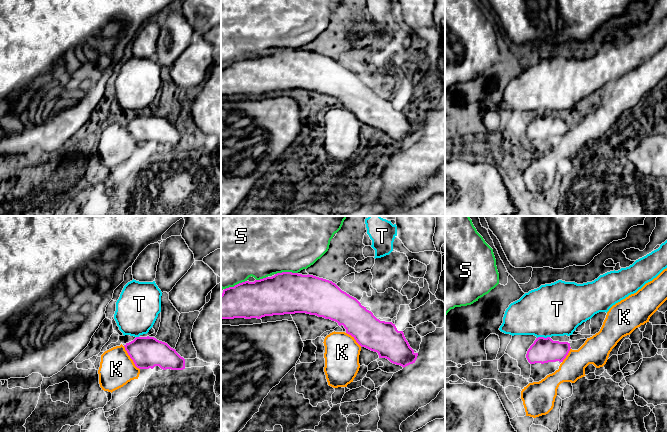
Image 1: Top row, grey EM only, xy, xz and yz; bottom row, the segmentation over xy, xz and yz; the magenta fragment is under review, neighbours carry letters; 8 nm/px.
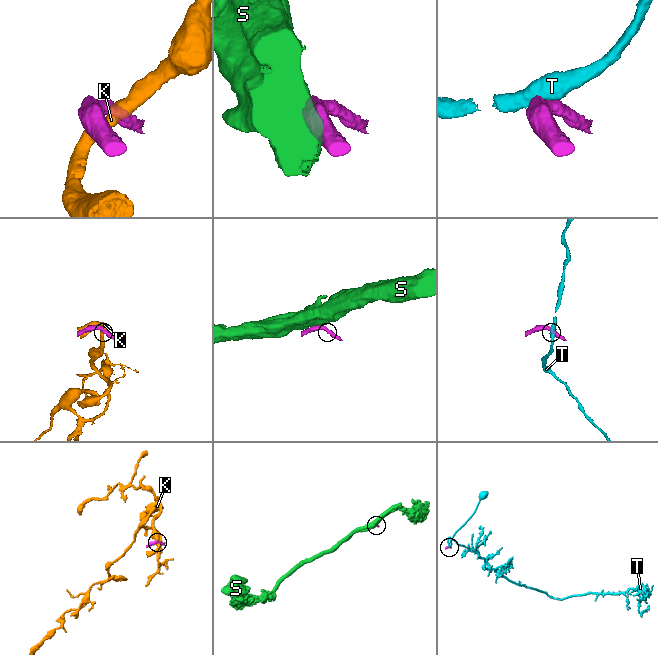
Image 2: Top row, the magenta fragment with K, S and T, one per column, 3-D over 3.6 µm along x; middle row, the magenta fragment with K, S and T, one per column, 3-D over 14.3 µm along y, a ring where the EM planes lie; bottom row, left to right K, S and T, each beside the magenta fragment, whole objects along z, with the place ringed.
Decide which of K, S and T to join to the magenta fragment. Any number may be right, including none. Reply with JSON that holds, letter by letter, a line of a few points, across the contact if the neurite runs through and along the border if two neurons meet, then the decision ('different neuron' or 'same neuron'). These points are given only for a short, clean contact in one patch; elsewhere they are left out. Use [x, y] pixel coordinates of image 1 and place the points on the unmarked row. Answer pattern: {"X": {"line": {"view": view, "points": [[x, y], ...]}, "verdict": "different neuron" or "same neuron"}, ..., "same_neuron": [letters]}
{"K": {"line": {"view": "xy", "points": [[123, 122], [139, 145]]}, "verdict": "different neuron"}, "S": {"verdict": "different neuron"}, "T": {"verdict": "different neuron"}, "same_neuron": []}

